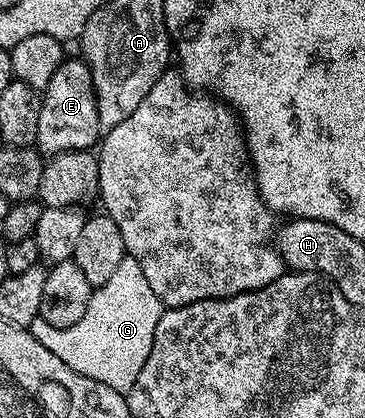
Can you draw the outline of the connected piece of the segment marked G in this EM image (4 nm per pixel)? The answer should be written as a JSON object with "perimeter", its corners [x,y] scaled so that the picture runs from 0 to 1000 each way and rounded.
{"perimeter":[[[348,615],[326,624],[315,656],[258,694],[238,749],[227,749],[205,778],[145,787],[140,778],[104,768],[79,775],[74,787],[110,821],[129,825],[162,864],[195,873],[205,892],[227,892],[227,902],[249,902],[304,931],[348,940],[370,921],[370,902],[381,902],[403,844],[414,844],[425,778],[436,778],[444,742],[444,720],[425,691],[414,691],[381,624]]]}

